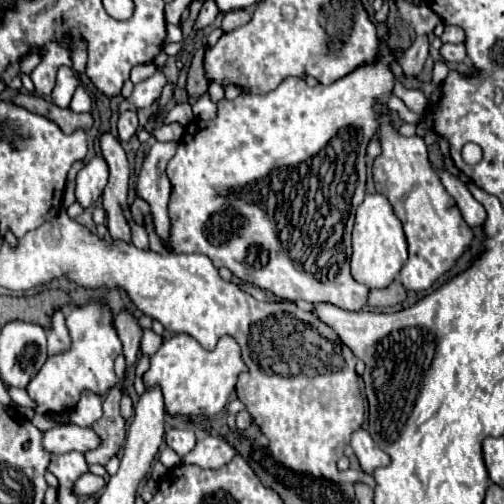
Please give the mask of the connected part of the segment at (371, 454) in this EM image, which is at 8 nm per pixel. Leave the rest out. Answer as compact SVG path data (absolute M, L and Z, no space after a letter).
M357 429L353 431L351 435L351 447L361 463L361 469L365 473L373 473L375 467L381 467L381 465L389 465L389 457L387 453L383 453L375 441L371 439L371 435L365 431L365 429Z

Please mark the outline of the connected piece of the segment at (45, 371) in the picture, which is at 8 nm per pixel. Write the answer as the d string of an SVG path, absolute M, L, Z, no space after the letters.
M99 301L71 307L67 315L67 329L71 333L71 349L59 357L49 357L43 369L35 375L35 381L27 387L27 393L37 401L37 413L61 413L75 407L81 391L95 391L103 395L113 385L117 377L113 371L115 357L121 355L121 341L111 325L111 313Z

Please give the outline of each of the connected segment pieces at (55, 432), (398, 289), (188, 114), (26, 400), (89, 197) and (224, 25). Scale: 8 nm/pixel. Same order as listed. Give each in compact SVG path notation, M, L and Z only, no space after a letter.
M73 423L57 425L53 429L43 431L43 447L51 455L61 455L67 451L85 453L87 449L95 449L99 445L99 437L93 429L83 429Z
M395 279L389 287L385 289L371 289L369 291L369 305L373 307L393 307L393 305L399 305L403 303L407 297L407 291L405 287L401 285L399 279Z
M177 103L167 115L165 115L165 123L181 123L181 125L189 125L193 121L193 111L189 103Z
M9 389L9 395L11 395L11 399L17 403L17 405L21 405L21 407L29 407L29 409L33 409L35 411L35 401L23 391L23 389Z
M95 155L91 161L87 161L85 167L77 173L75 195L83 207L89 207L99 199L99 195L107 185L107 175L109 167L101 155Z
M243 9L241 11L229 11L229 13L225 13L225 17L221 21L221 29L223 29L223 33L229 33L229 31L245 25L249 19L251 19L251 15Z

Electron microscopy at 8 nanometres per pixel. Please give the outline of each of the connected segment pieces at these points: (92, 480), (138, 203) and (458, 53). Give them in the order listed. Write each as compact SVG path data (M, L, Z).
M85 473L81 475L75 483L73 483L73 493L77 497L85 497L85 495L95 495L103 489L103 479L97 477L97 475L91 475L91 473Z
M135 199L135 203L131 205L131 213L133 213L135 221L137 221L139 225L143 225L143 215L149 213L149 205L147 205L143 199Z
M443 43L441 49L439 49L439 55L441 55L445 61L463 61L463 59L467 57L463 43L459 43L459 45Z

